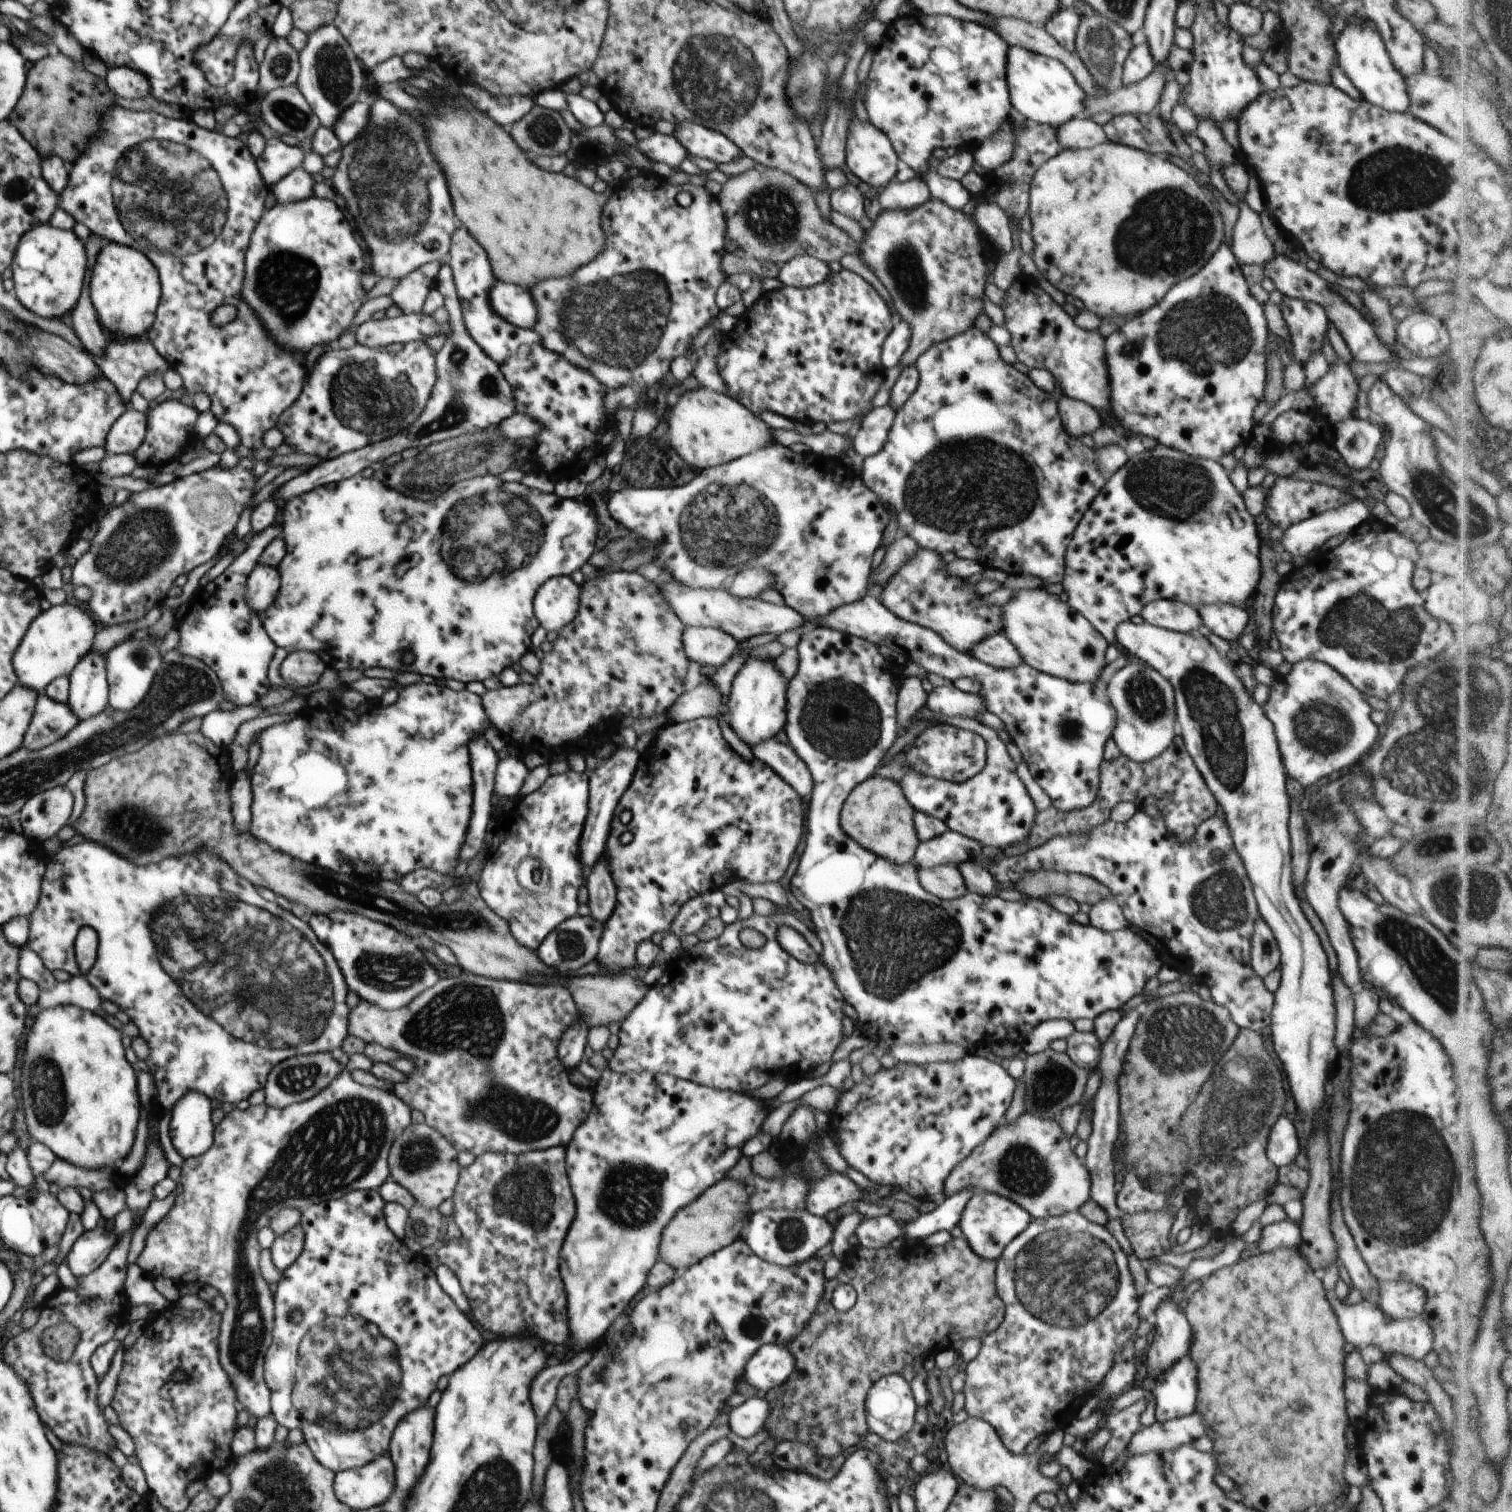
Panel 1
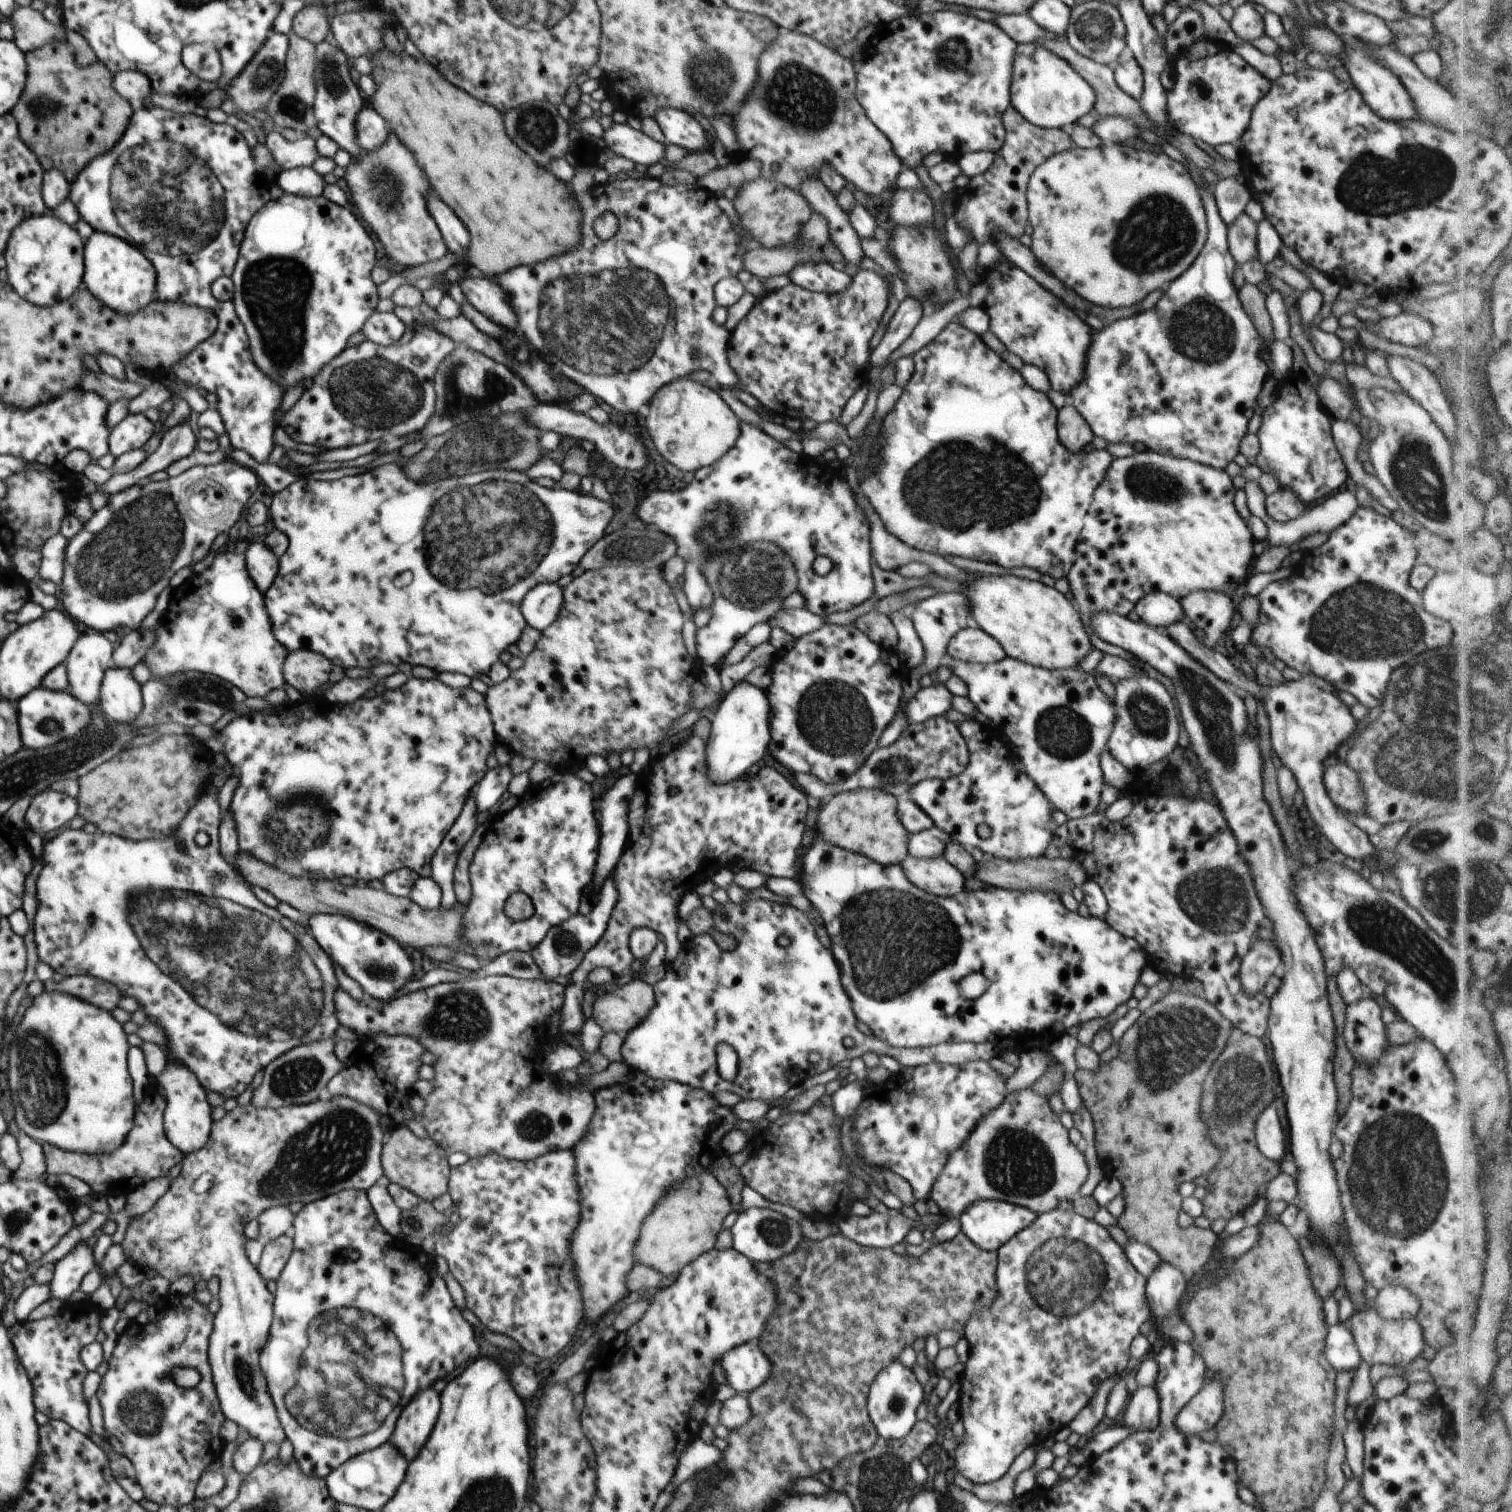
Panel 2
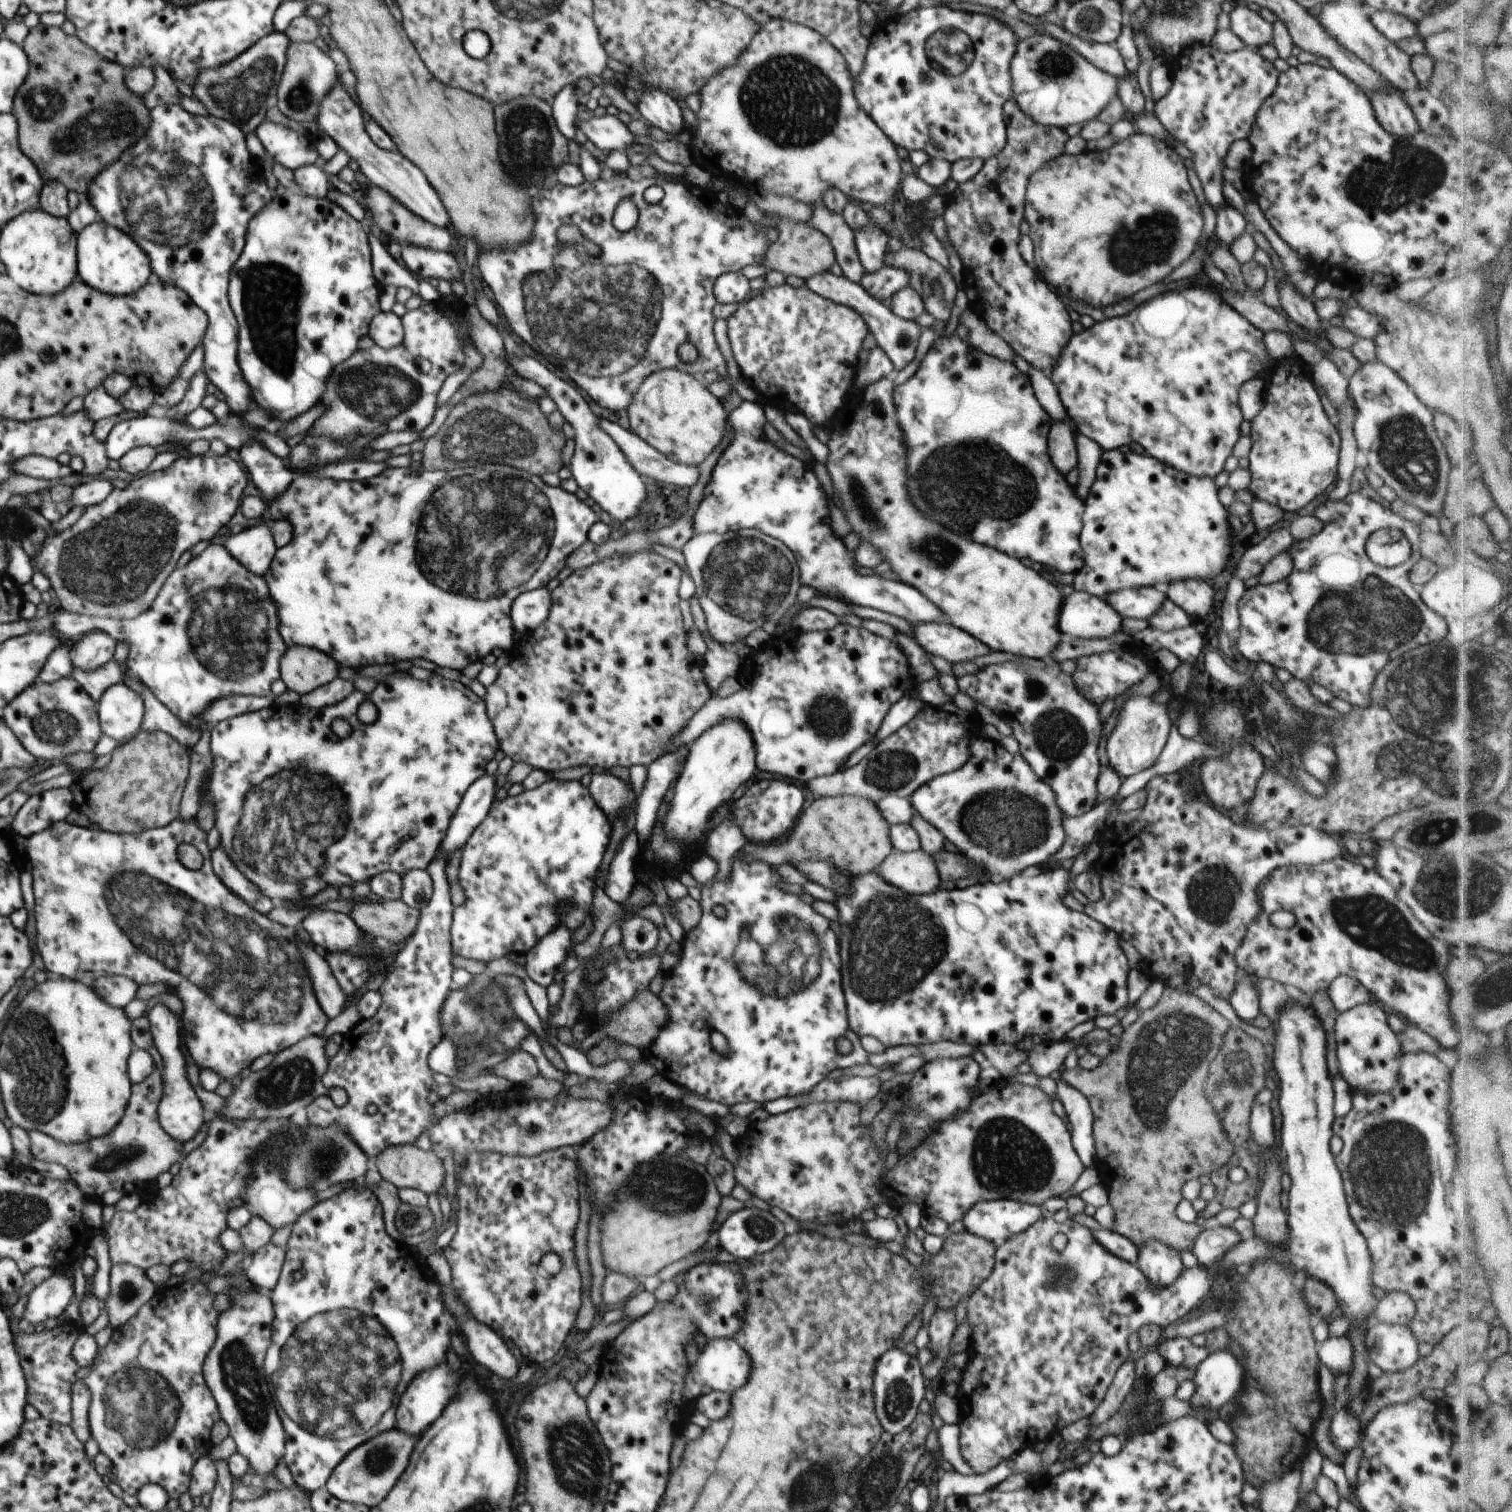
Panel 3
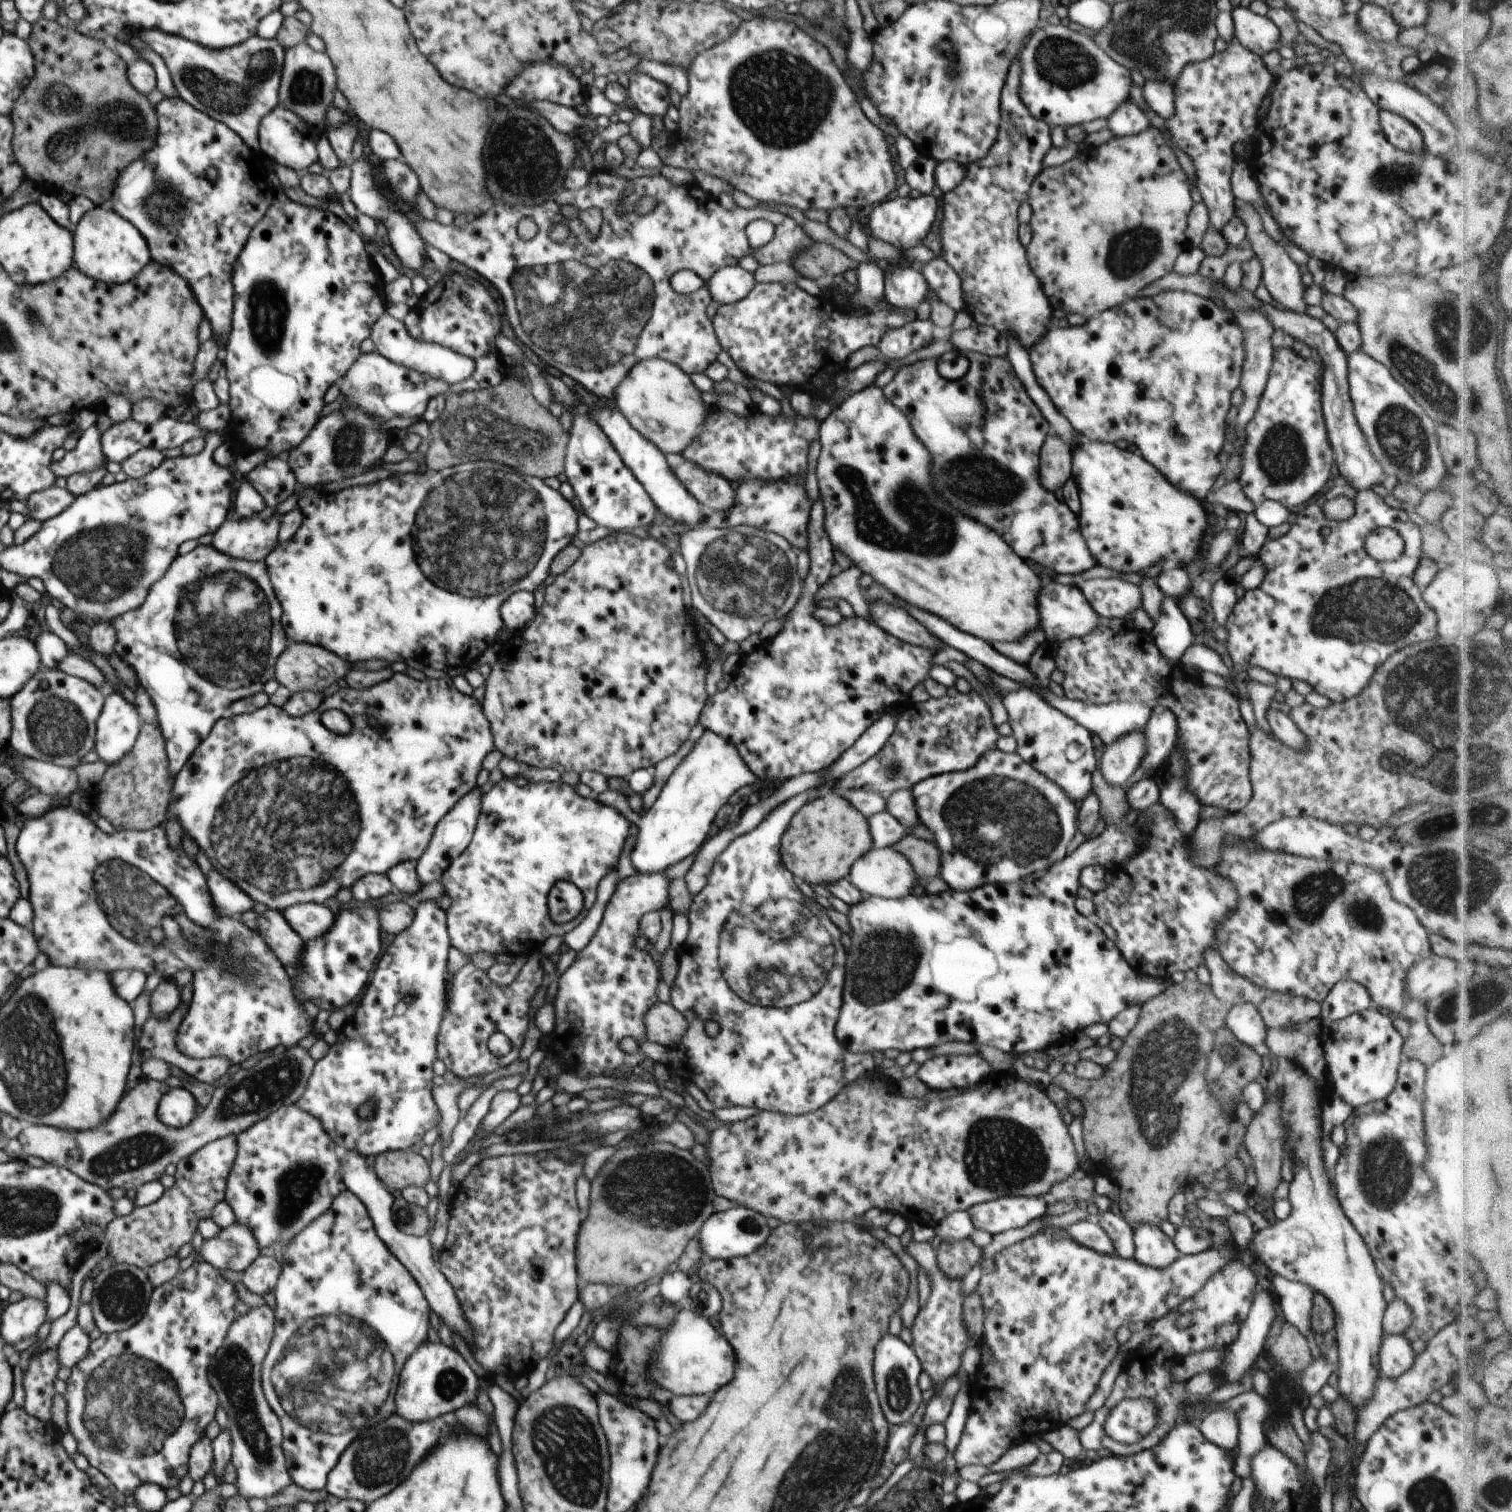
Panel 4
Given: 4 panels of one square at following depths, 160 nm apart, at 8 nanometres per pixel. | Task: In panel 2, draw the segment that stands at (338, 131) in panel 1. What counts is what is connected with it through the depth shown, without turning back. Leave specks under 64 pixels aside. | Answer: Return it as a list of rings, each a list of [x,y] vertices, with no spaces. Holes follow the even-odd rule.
[[[361,108],[355,120],[356,140],[363,151],[377,149],[388,138],[386,120],[372,108]]]

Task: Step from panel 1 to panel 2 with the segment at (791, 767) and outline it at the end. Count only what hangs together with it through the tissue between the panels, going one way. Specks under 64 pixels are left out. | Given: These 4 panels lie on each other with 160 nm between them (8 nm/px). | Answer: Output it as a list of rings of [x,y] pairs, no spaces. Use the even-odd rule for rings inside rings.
[[[946,717],[929,718],[925,722],[908,725],[902,736],[887,747],[878,747],[866,759],[866,762],[847,779],[840,780],[840,784],[824,784],[813,774],[803,773],[801,770],[792,771],[796,784],[808,796],[816,800],[830,800],[834,794],[842,790],[857,788],[880,789],[893,794],[897,799],[908,797],[911,786],[924,779],[946,779],[962,774],[969,763],[970,751],[965,738],[959,728]]]

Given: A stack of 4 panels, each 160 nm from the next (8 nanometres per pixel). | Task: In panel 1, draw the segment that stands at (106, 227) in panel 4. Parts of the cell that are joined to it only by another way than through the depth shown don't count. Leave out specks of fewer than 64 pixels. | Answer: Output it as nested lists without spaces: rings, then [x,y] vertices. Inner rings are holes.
[[[109,243],[103,247],[90,278],[90,300],[99,322],[123,338],[147,336],[153,326],[160,303],[161,286],[158,270],[145,251],[136,251],[125,245]]]

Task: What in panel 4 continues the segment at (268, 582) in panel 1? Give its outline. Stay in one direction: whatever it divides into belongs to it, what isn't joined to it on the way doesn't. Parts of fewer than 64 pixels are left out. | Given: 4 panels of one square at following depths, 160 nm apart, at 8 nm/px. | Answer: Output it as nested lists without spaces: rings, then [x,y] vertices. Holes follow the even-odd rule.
[[[281,507],[279,514],[260,520],[244,518],[240,520],[224,520],[216,532],[212,534],[212,546],[220,553],[236,559],[257,562],[278,545],[280,518],[287,511]]]

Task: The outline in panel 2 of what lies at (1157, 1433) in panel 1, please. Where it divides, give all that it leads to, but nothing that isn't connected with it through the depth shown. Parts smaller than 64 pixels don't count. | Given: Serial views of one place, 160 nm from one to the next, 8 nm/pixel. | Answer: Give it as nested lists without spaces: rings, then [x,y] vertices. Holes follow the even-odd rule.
[[[1206,1378],[1202,1389],[1190,1402],[1177,1414],[1174,1424],[1182,1434],[1199,1436],[1204,1430],[1215,1428],[1218,1419],[1222,1416],[1222,1386],[1220,1380]]]

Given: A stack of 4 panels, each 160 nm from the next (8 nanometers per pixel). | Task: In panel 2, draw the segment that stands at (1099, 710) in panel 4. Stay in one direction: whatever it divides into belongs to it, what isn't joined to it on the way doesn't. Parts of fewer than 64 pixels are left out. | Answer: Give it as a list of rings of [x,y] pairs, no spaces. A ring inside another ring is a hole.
[[[741,421],[741,433],[732,449],[713,465],[698,469],[698,472],[694,474],[694,480],[687,484],[685,488],[675,489],[674,491],[668,490],[668,492],[650,492],[650,494],[646,496],[646,500],[642,500],[642,516],[640,516],[640,518],[642,518],[642,522],[648,524],[648,527],[654,525],[660,532],[670,535],[672,540],[676,543],[677,548],[688,550],[688,556],[684,558],[686,561],[686,570],[683,573],[684,581],[681,586],[692,609],[707,609],[713,602],[713,590],[710,588],[704,573],[702,573],[702,564],[705,561],[710,561],[717,555],[721,555],[732,549],[738,551],[742,548],[743,544],[764,541],[775,544],[777,547],[780,547],[780,550],[785,551],[786,556],[792,561],[796,569],[798,577],[796,591],[804,597],[804,607],[811,613],[825,618],[829,614],[832,614],[832,612],[846,612],[846,610],[852,610],[854,606],[858,606],[858,604],[862,604],[862,602],[874,596],[874,578],[871,577],[870,567],[870,526],[866,524],[866,528],[862,530],[862,516],[864,516],[863,508],[856,503],[854,492],[850,489],[848,481],[846,481],[846,478],[839,475],[839,472],[831,466],[830,462],[821,462],[803,452],[796,454],[762,429]],[[818,556],[827,556],[833,562],[832,571],[826,576],[819,576],[814,573],[812,569],[812,563]]]

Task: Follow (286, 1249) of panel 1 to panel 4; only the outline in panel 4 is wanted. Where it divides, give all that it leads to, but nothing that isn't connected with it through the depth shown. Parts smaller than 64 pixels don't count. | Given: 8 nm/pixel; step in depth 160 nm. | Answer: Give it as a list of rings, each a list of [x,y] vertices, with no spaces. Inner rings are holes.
[[[262,1252],[244,1271],[242,1283],[253,1294],[274,1291],[281,1274],[281,1266],[271,1253]]]

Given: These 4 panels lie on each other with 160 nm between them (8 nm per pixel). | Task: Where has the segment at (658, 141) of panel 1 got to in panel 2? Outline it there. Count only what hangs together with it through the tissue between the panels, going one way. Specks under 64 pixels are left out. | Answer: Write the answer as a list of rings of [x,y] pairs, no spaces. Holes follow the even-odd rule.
[[[628,123],[614,124],[605,130],[603,140],[617,156],[630,159],[633,163],[649,166],[665,162],[665,142],[652,139],[643,131],[630,127]]]

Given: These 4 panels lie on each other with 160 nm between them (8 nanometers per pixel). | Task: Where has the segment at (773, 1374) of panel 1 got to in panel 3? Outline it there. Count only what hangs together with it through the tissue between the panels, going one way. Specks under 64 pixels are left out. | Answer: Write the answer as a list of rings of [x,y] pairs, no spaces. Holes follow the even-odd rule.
[[[700,1339],[700,1342],[704,1342],[705,1347],[699,1350],[698,1360],[696,1364],[689,1364],[689,1371],[685,1378],[685,1392],[686,1398],[690,1400],[696,1400],[696,1398],[702,1395],[704,1386],[710,1386],[713,1391],[720,1392],[734,1392],[738,1388],[742,1388],[746,1382],[748,1382],[748,1376],[750,1376],[750,1356],[746,1354],[746,1350],[742,1350],[740,1346],[734,1341],[734,1339]]]

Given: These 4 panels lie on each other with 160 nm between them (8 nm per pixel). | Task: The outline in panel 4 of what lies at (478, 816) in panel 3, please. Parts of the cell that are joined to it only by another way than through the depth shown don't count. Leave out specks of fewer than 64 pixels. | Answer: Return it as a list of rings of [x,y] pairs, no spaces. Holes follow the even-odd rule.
[[[479,787],[474,788],[472,792],[468,792],[460,801],[457,802],[453,810],[446,814],[441,821],[438,822],[428,848],[424,850],[424,854],[416,861],[416,874],[422,882],[422,886],[430,884],[434,881],[440,881],[444,872],[451,864],[451,860],[460,857],[460,854],[466,850],[473,838],[474,830],[481,812],[482,792]]]

